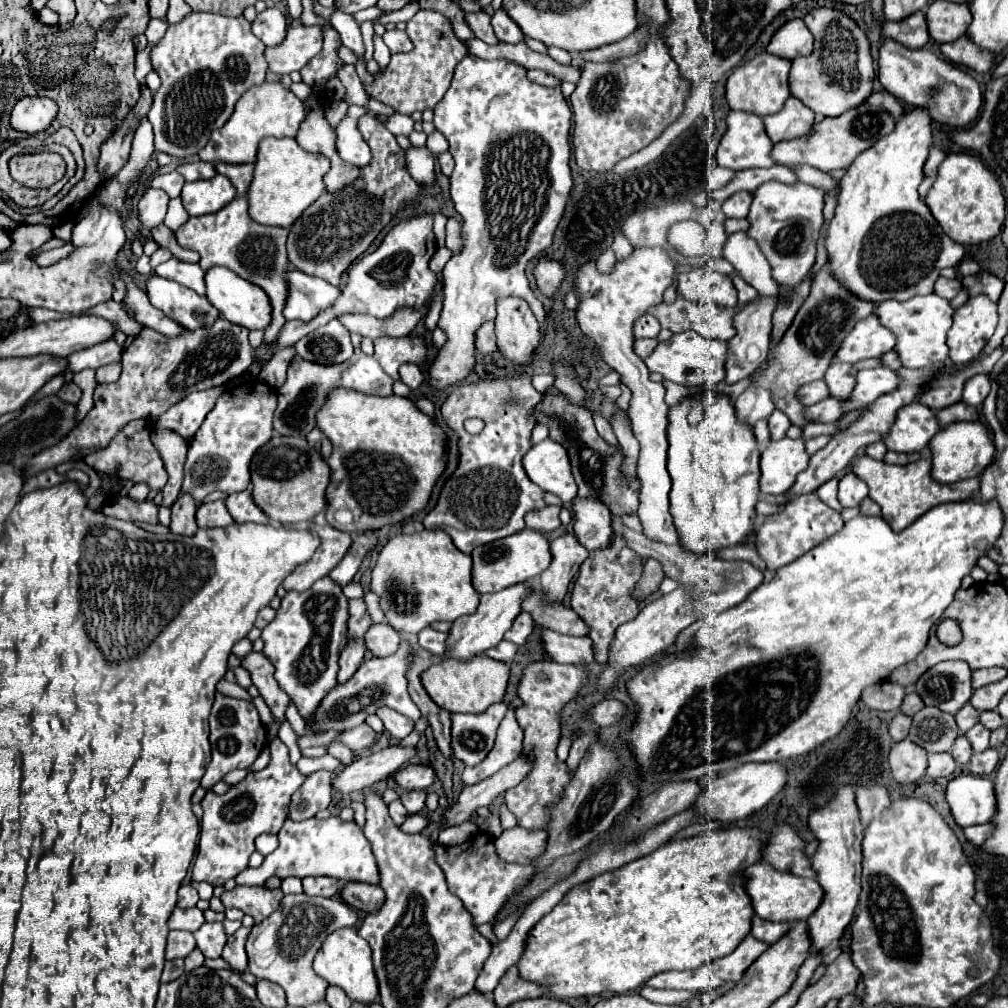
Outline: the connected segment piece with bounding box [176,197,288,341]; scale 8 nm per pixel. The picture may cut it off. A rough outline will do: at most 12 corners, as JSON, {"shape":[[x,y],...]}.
{"shape":[[248,199],[190,217],[178,245],[224,265],[272,303],[284,325],[288,229],[252,221]]}

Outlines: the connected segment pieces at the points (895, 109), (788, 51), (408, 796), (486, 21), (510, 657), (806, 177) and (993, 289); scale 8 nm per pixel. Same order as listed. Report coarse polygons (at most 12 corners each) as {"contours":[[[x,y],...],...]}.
{"contours":[[[874,91],[868,103],[888,109],[896,119],[902,105],[888,91]],[[802,19],[776,31],[766,51],[792,61],[810,55],[814,37]],[[404,791],[400,801],[408,813],[424,809],[426,791]],[[466,13],[468,27],[488,45],[500,43],[492,31],[490,15]],[[500,641],[488,649],[488,657],[512,663],[518,645]],[[796,165],[796,177],[824,189],[838,189],[838,179],[810,167]],[[988,271],[968,275],[962,283],[970,297],[984,293],[998,301],[1004,281]]]}

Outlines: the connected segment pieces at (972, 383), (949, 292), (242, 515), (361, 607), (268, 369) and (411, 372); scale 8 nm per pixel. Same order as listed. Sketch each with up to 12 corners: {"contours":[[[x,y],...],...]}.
{"contours":[[[988,375],[970,377],[962,401],[978,407],[990,393]],[[938,277],[934,291],[954,299],[962,289],[960,279]],[[250,489],[228,495],[236,523],[270,523]],[[364,599],[350,601],[350,639],[364,635],[372,625]],[[282,349],[260,371],[260,381],[278,389],[286,381],[288,361],[296,355]],[[402,365],[402,381],[418,389],[426,373],[418,365]]]}

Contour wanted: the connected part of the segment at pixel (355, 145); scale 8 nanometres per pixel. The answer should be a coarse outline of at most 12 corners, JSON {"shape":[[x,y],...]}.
{"shape":[[369,99],[364,107],[350,105],[338,127],[336,149],[352,165],[368,165],[372,154],[356,129],[367,111],[385,111]]}

